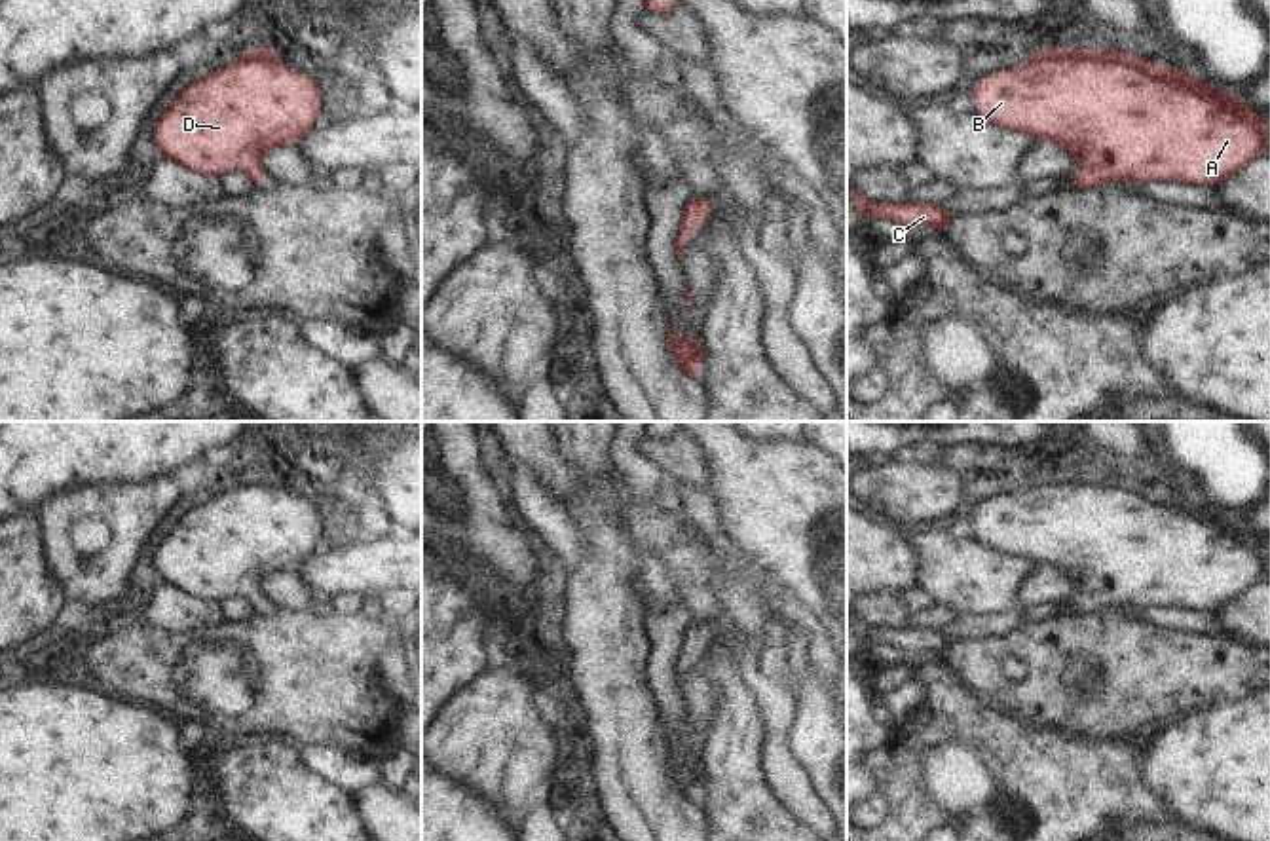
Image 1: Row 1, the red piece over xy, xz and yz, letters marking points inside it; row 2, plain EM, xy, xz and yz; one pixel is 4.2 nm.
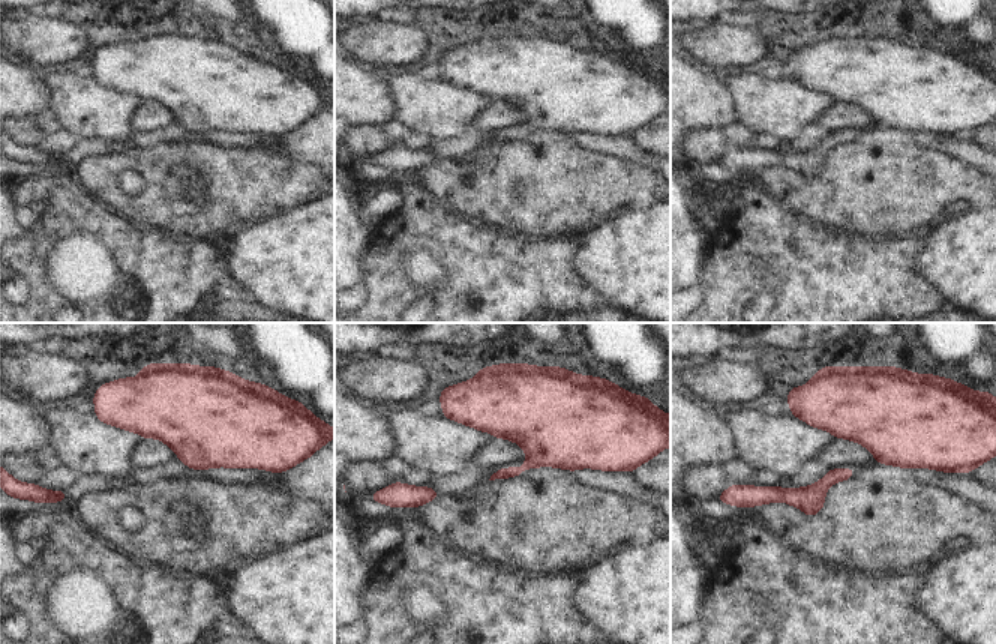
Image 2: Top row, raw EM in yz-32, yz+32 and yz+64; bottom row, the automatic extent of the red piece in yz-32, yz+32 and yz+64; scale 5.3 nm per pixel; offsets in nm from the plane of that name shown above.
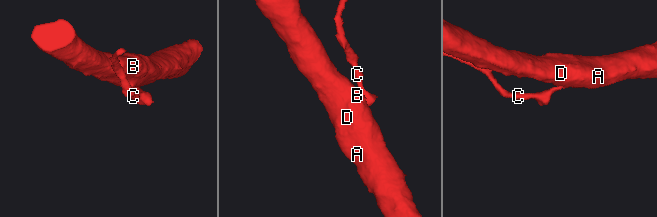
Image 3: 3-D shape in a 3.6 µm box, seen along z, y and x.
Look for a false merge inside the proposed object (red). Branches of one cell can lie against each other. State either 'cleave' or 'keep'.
keep

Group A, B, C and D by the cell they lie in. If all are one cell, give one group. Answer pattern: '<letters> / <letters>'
A B C D

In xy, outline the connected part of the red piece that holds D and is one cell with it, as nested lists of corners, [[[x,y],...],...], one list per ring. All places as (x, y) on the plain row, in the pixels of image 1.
[[[247,473],[235,488],[186,511],[156,549],[152,566],[165,587],[203,602],[237,594],[264,613],[262,583],[275,571],[296,570],[321,535],[308,499],[285,492],[275,477]]]

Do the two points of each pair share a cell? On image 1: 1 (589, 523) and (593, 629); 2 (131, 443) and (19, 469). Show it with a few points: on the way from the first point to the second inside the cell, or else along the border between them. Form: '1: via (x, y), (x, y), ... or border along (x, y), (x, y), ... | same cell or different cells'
1: via (602, 549), (600, 602) | same cell
2: via (103, 443), (48, 443) | same cell

